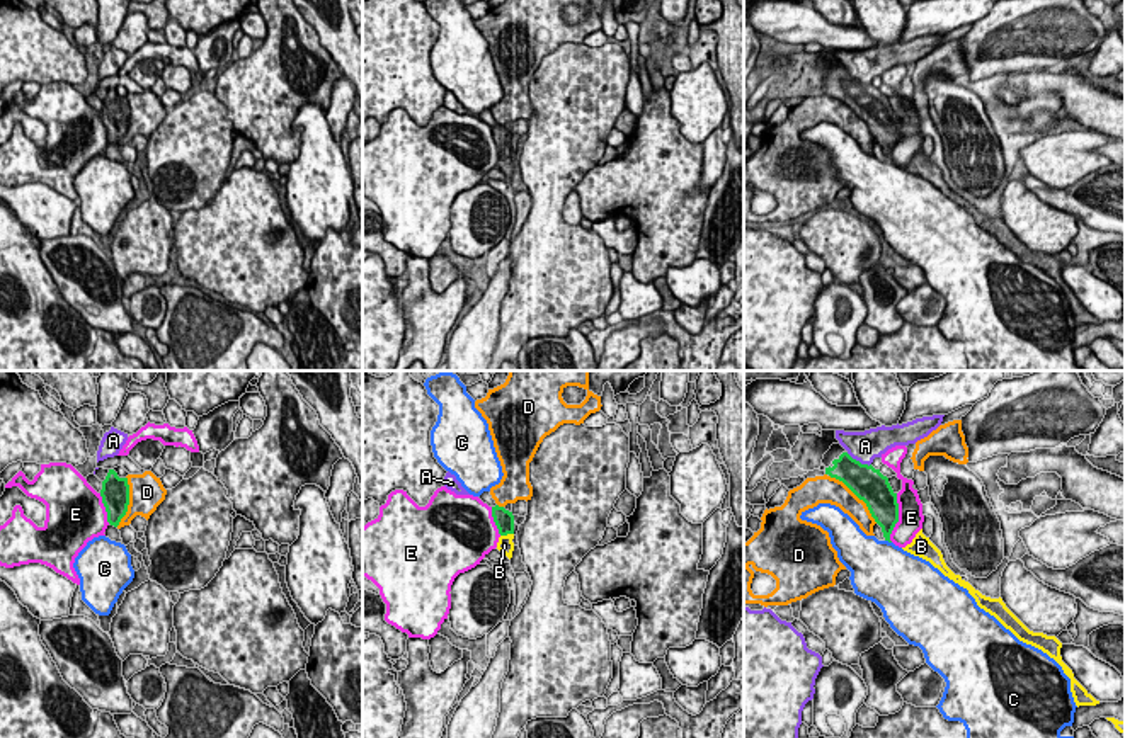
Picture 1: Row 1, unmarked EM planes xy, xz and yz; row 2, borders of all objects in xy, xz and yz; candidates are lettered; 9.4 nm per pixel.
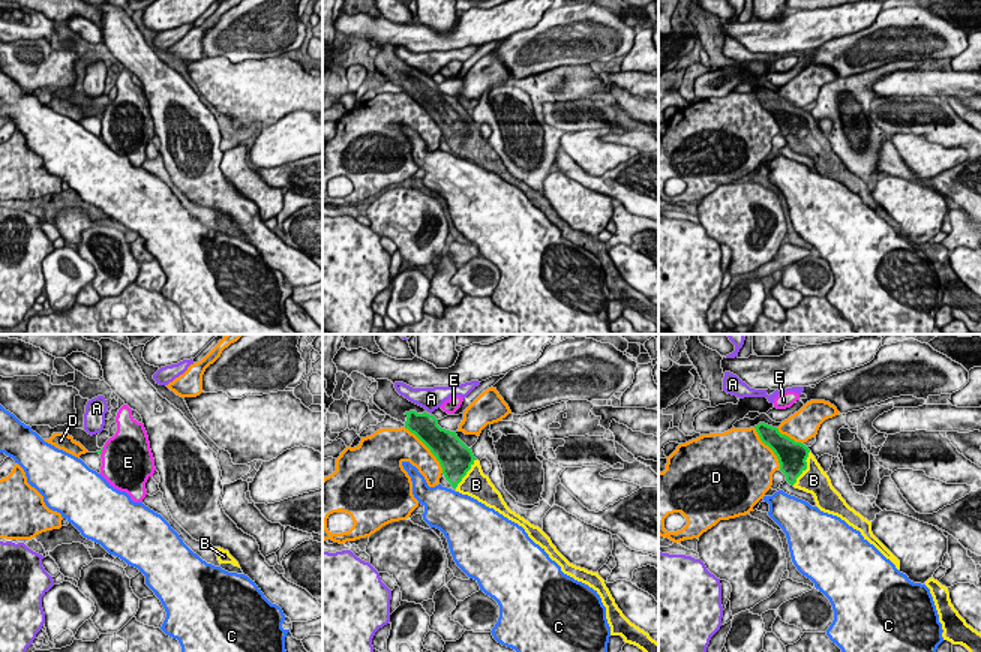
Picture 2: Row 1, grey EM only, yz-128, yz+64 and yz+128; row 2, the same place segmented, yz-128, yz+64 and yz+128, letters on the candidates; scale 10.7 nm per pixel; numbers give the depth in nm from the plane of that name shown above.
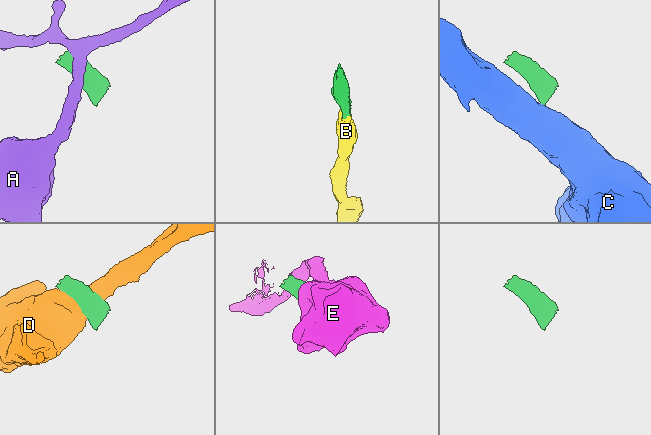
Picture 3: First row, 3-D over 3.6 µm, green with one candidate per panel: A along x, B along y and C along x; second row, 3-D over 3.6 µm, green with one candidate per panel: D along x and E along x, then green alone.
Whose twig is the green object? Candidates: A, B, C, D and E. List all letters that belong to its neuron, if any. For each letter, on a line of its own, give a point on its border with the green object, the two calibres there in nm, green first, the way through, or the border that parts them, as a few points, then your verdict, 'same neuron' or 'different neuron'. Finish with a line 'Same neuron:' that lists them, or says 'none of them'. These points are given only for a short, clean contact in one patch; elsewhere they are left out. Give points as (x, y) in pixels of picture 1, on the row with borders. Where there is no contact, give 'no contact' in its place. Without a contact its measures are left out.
A: meets green in yz at (858, 461); 320 nm thick on the green side, 280 nm on the other; border along yz (846, 453), (870, 465); different neuron
B: meets green in xz at (506, 534); 190 nm thick on the green side, 140 nm on the other; same neuron
C: meets green in yz at (889, 541); 220 nm thick on the green side, 480 nm on the other; border along yz (885, 539), (890, 543); different neuron
D: meets green in yz at (856, 495); 320 nm thick on the green side, 240 nm on the other; different neuron
E: meets green in yz at (897, 517); 280 nm thick on the green side, 240 nm on the other; different neuron
Same neuron: B

